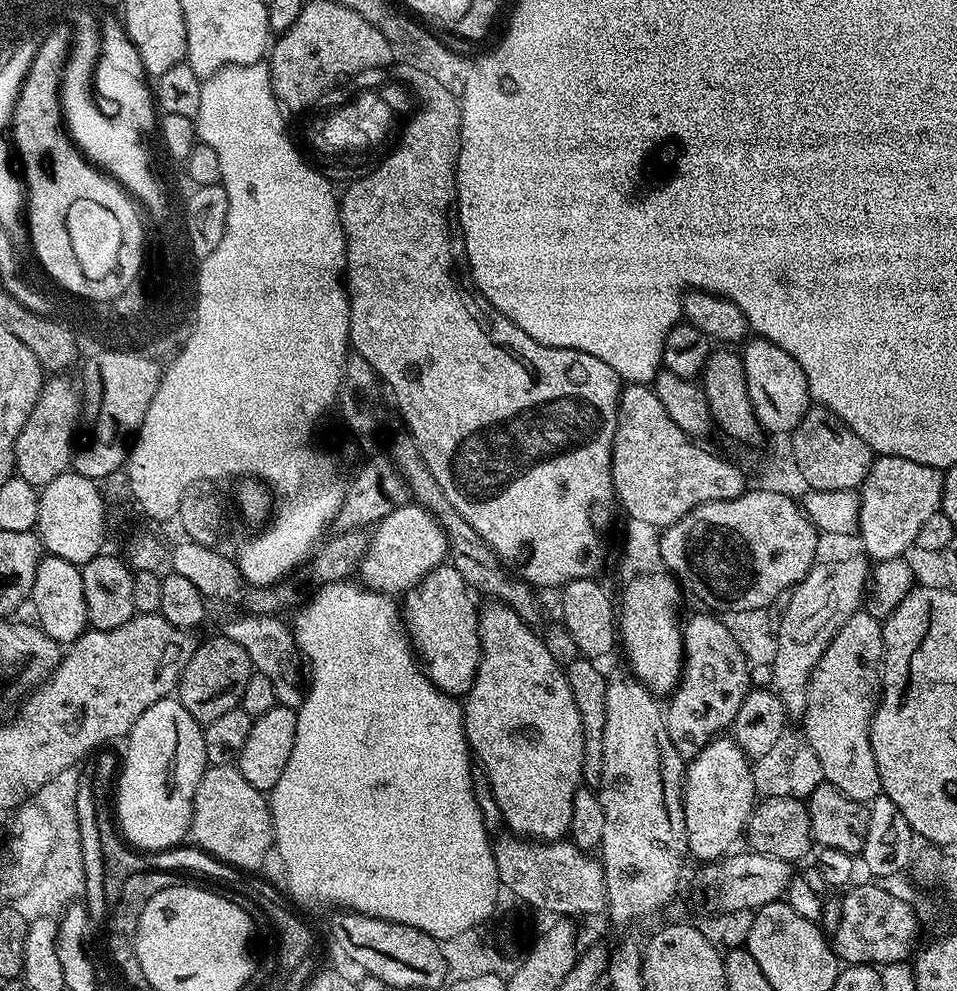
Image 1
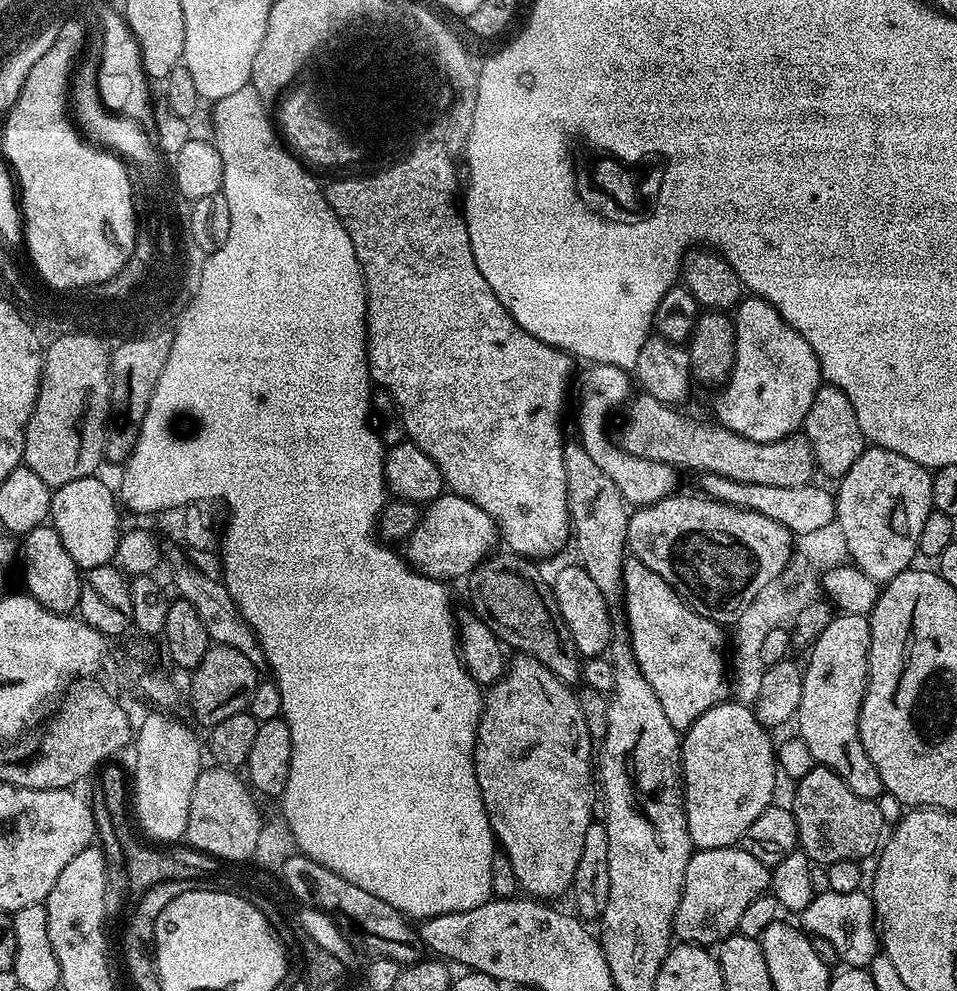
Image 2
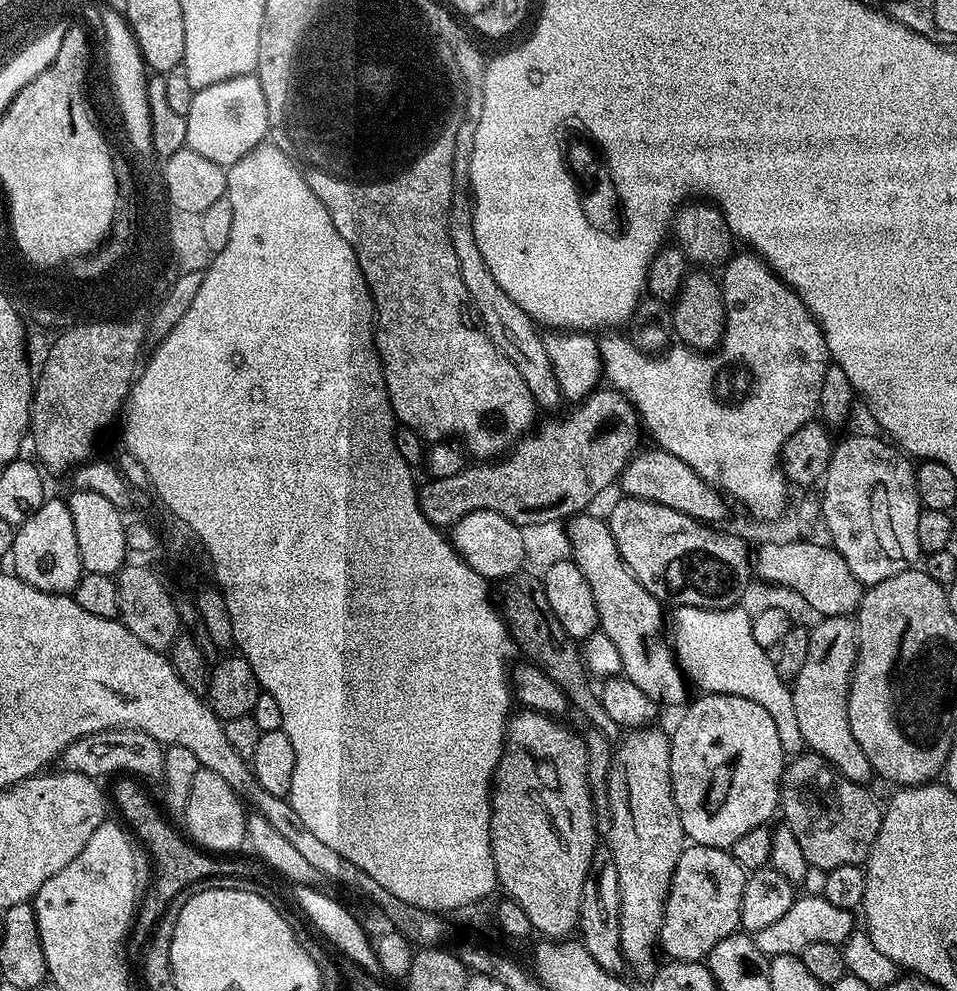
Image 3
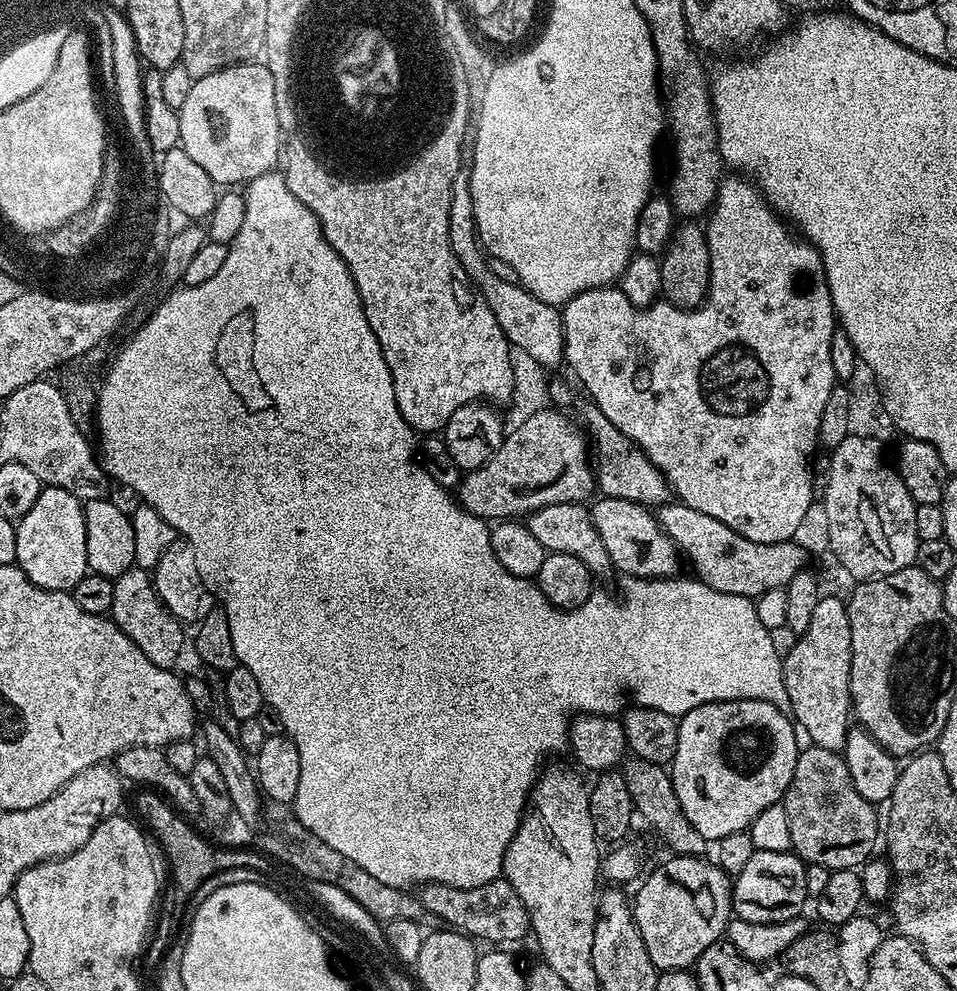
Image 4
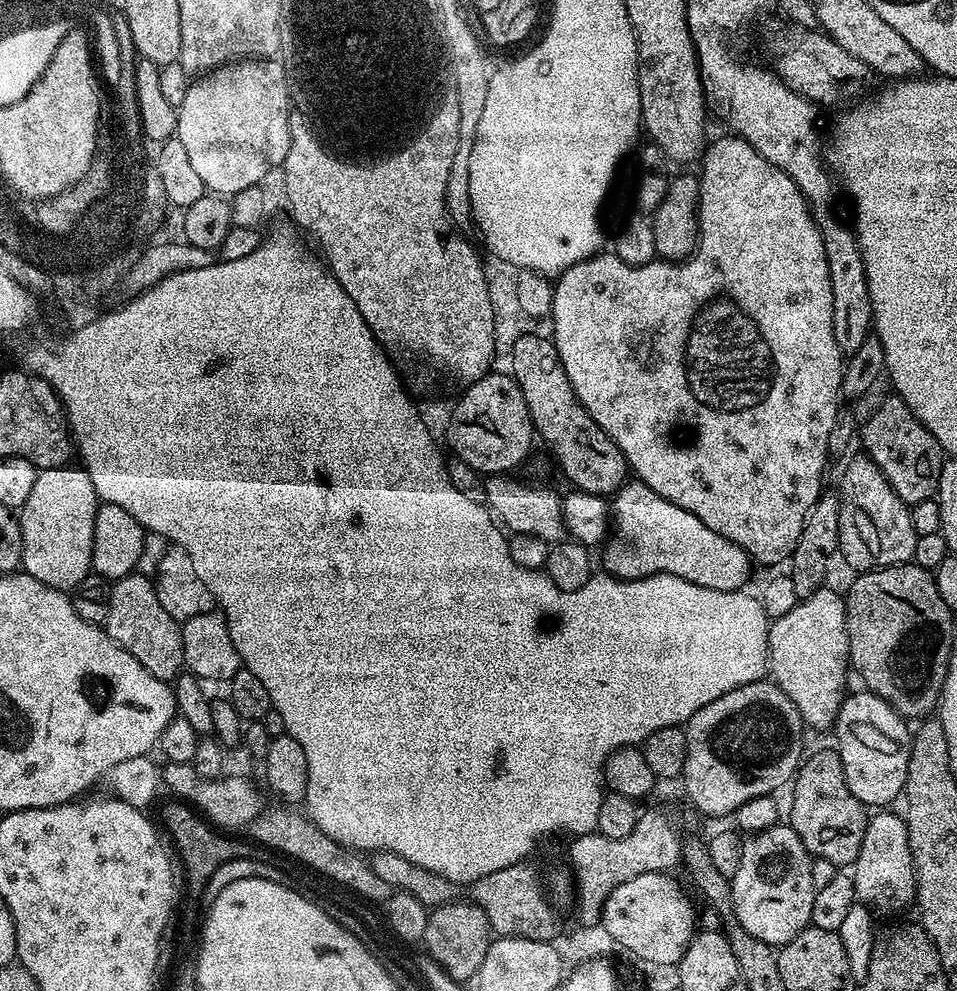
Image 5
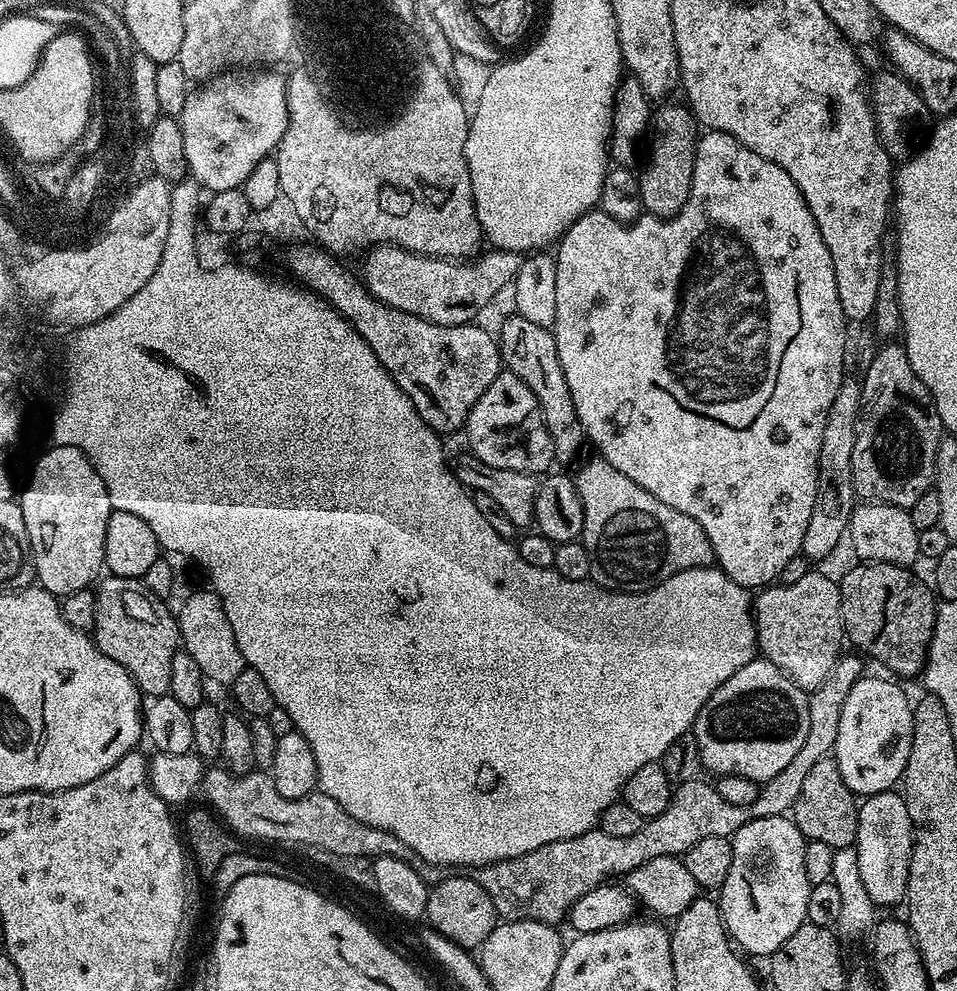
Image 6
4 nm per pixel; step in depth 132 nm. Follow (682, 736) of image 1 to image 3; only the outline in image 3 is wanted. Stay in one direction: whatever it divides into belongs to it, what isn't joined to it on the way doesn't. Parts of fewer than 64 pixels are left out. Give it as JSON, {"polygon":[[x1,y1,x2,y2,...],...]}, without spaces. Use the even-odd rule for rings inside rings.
{"polygon":[[577,514,571,517,566,529,570,559,578,566,578,570,582,570,582,574,586,574,586,582,590,582,590,591,594,593,594,604,598,606,600,619,599,631,610,638,610,642,614,642,620,655,623,675,634,682,634,686,638,686,642,694,646,694,660,706,683,705,689,699,689,685,665,633,664,636,660,633,666,628,665,605,654,598,650,590,646,590,646,586,642,586,642,582,638,582,636,575,625,566,608,529,607,519,600,517,599,520,596,516,588,515]]}

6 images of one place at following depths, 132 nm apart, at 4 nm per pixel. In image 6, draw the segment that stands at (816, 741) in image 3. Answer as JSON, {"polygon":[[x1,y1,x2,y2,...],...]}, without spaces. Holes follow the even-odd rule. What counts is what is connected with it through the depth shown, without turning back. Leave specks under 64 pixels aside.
{"polygon":[[809,570,798,582,777,583,757,591,754,596,754,623,756,646,763,659,774,662,796,685,805,690,817,688,830,674,830,670,842,655,840,647,846,644,846,633,840,613,840,586,835,579,816,570]]}

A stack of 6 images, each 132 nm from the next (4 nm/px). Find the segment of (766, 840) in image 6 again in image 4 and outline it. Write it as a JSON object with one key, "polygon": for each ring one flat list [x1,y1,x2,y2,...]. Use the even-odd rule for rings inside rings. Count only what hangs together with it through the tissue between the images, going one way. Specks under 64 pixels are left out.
{"polygon":[[762,850,755,852,746,867,734,878,732,910,746,922,786,922,801,915,810,897,806,890,806,865,795,852]]}

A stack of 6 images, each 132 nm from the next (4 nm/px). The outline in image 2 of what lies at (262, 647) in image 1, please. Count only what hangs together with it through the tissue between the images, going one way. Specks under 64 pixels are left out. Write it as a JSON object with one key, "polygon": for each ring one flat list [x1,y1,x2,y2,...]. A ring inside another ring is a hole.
{"polygon":[[176,542,166,551,166,570,167,568,169,574,172,575,172,584,176,587,175,595,190,602,190,606,194,606,198,619,202,621,202,626,206,626,209,641,212,644,225,644,234,650,242,650,242,654,246,654,250,662,254,662,257,666,263,665,264,655,259,642,256,641,256,635,242,618,234,598,230,598,223,579,203,573,191,561,187,551,183,547,181,549,181,545]]}

